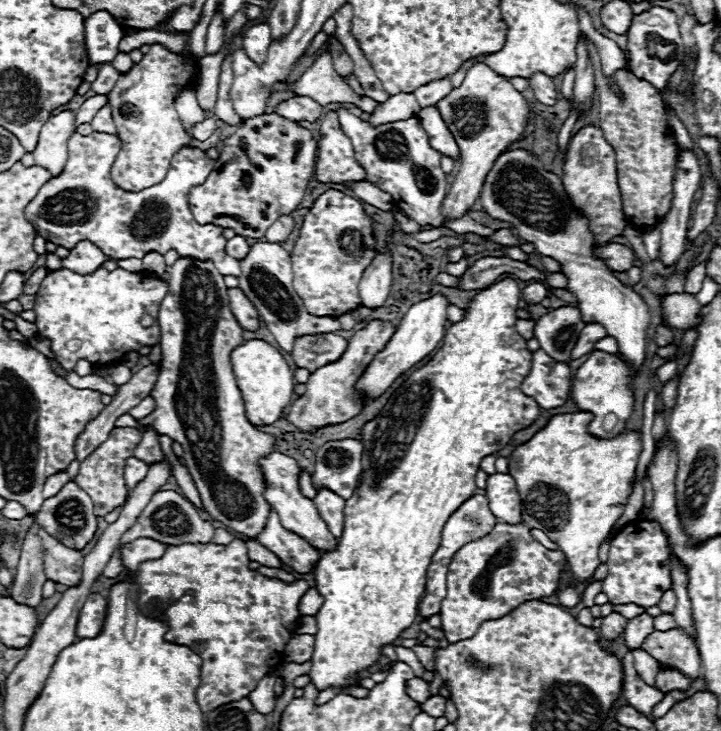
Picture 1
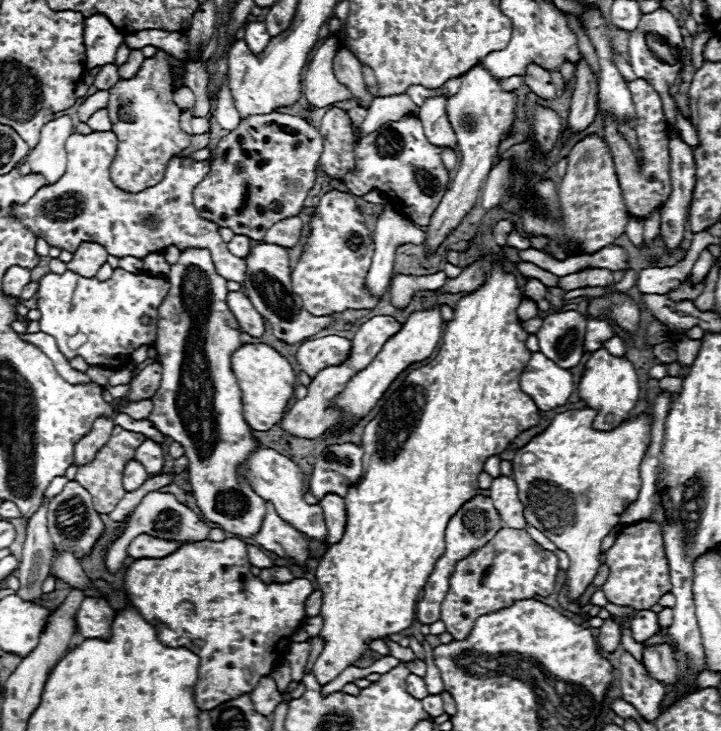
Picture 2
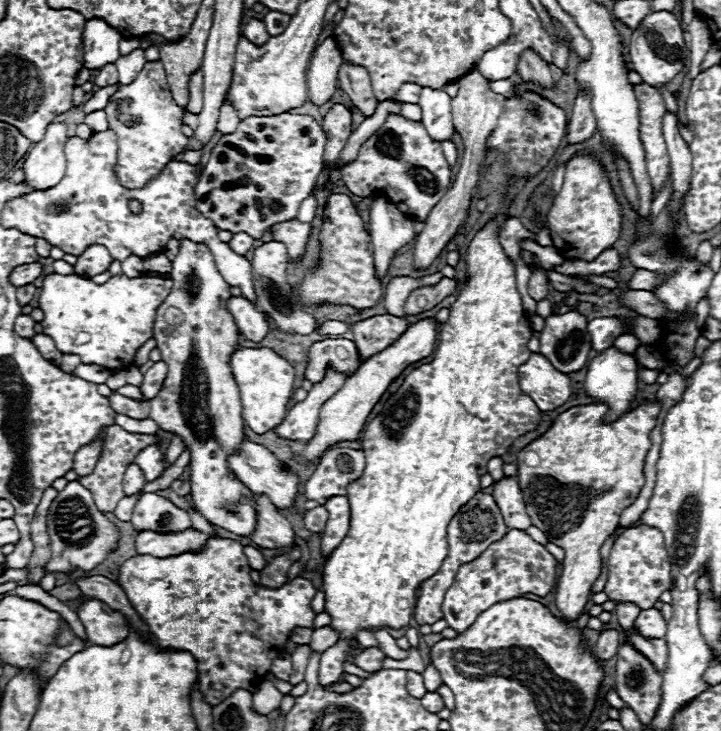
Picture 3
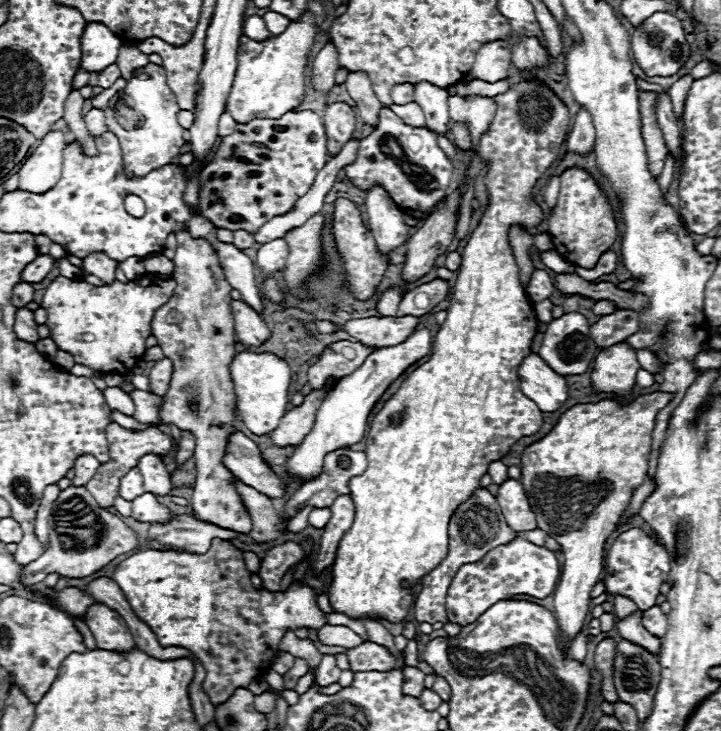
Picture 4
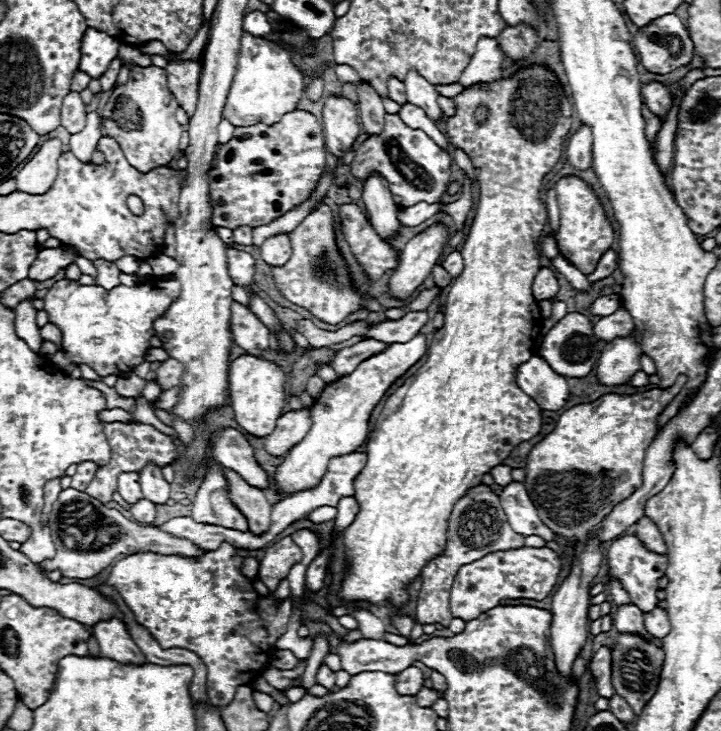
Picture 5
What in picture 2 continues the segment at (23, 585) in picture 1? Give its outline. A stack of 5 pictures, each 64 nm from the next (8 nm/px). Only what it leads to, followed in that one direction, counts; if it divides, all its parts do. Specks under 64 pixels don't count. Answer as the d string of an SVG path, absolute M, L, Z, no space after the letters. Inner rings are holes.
M44 498L40 510L28 522L28 534L22 548L20 568L16 570L16 578L20 582L20 596L26 602L38 602L42 596L42 582L48 578L50 560L52 560L52 540L46 528L46 508L48 498Z

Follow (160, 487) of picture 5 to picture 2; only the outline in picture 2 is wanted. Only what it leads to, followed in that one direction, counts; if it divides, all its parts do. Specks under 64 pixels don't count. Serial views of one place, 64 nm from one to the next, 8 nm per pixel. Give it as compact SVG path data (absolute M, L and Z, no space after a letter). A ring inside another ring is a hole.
M146 438L144 444L140 444L140 448L136 448L134 458L140 464L144 464L148 474L158 474L162 470L162 466L164 466L164 450L162 450L162 446L158 442L154 442L150 438Z

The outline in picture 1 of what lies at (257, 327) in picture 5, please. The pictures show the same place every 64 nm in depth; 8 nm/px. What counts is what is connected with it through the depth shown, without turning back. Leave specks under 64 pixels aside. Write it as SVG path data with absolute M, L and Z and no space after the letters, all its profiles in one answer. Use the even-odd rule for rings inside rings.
M230 288L228 290L228 296L230 296L230 310L232 314L236 316L238 324L244 328L244 330L256 330L260 320L258 320L258 312L256 308L252 306L252 302L244 296L244 292L240 288Z

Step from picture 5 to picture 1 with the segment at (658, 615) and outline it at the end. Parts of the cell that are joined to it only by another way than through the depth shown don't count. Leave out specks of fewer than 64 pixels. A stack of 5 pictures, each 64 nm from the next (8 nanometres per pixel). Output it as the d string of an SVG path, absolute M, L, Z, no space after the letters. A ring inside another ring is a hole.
M644 612L644 614L628 620L626 630L622 632L622 638L628 648L640 648L642 642L646 640L646 636L652 632L654 632L654 618Z

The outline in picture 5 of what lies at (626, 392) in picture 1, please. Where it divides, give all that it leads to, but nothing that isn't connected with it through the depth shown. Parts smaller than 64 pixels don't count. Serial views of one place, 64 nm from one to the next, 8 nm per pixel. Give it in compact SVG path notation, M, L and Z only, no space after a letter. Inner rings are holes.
M634 334L626 338L616 338L610 344L604 346L598 366L596 366L596 378L604 386L622 386L630 384L632 376L640 370L640 346L634 340Z

